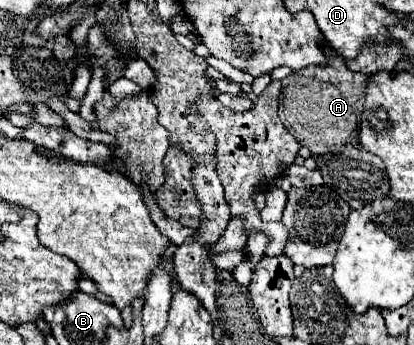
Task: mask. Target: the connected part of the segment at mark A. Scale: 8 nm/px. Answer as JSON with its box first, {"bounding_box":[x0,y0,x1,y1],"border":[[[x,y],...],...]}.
{"bounding_box":[279,55,365,155],"border":[[[327,55],[323,65],[311,65],[285,77],[281,87],[279,119],[313,155],[339,151],[343,145],[359,145],[359,119],[365,101],[365,73],[353,73],[337,55]]]}

